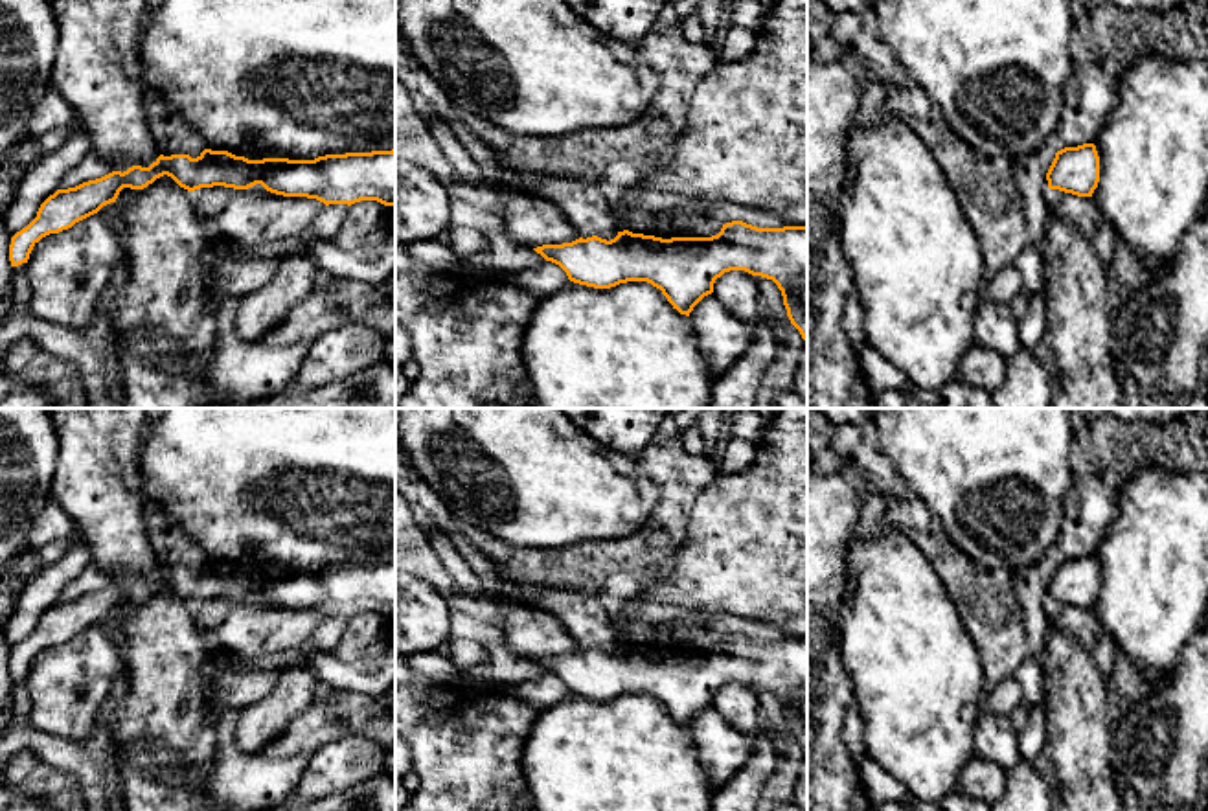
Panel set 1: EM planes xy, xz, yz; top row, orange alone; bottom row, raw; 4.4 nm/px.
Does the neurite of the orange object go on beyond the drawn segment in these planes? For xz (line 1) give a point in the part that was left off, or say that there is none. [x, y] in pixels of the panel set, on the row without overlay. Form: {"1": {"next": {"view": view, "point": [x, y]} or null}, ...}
{"1": {"next": null}}

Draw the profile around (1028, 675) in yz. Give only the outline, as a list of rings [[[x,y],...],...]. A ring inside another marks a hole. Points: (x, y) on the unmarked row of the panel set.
[[[1028,657],[1013,675],[1022,691],[1022,702],[1033,706],[1043,702],[1043,669],[1037,658]]]

